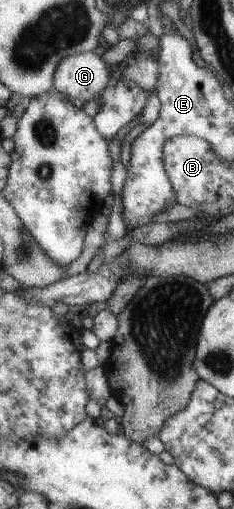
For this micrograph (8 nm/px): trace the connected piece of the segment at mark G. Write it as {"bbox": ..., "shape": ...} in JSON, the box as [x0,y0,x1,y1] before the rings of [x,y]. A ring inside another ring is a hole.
{"bbox":[54,52,112,100],"shape":[[[96,52],[68,56],[56,70],[54,87],[71,99],[95,100],[107,88],[112,67]]]}

